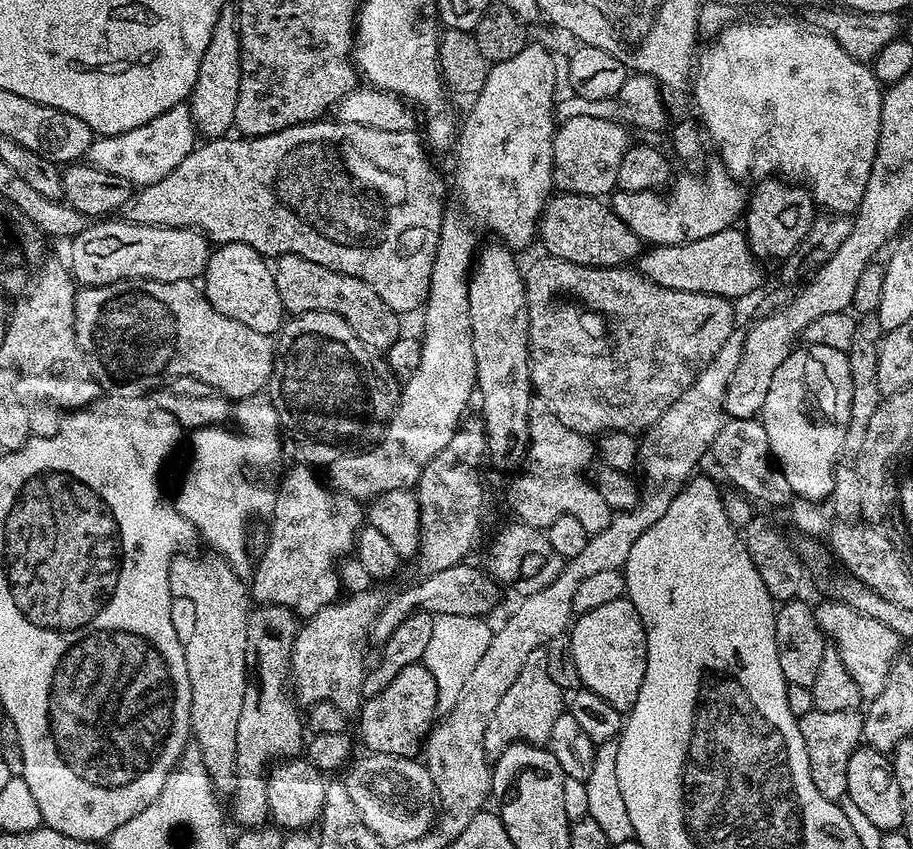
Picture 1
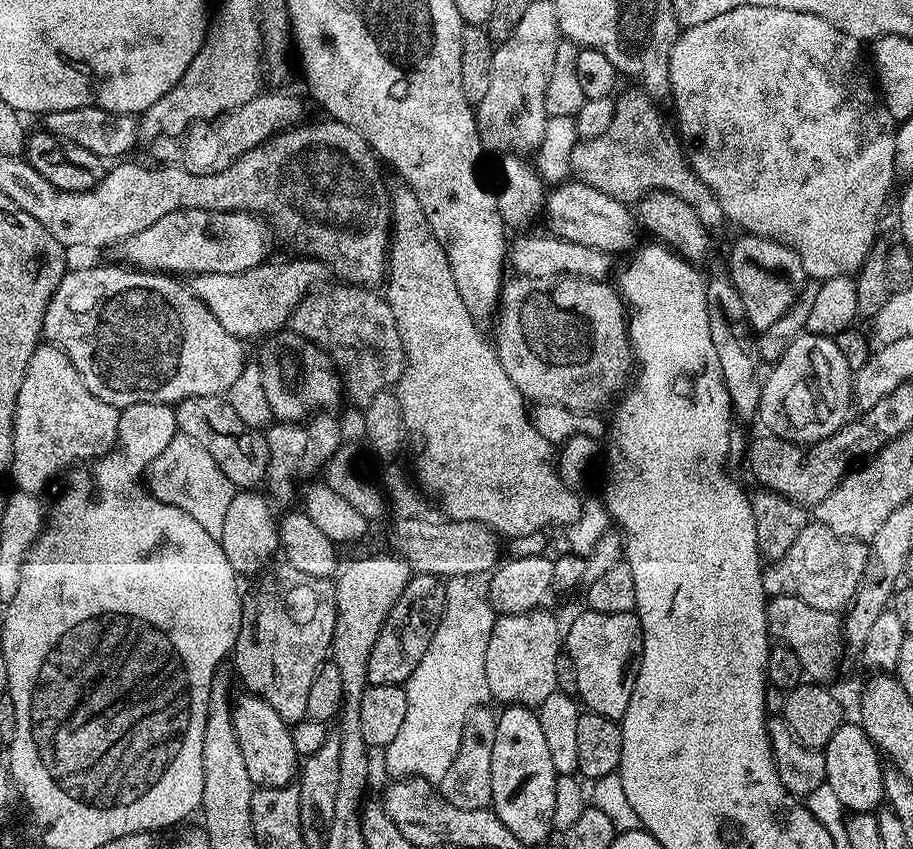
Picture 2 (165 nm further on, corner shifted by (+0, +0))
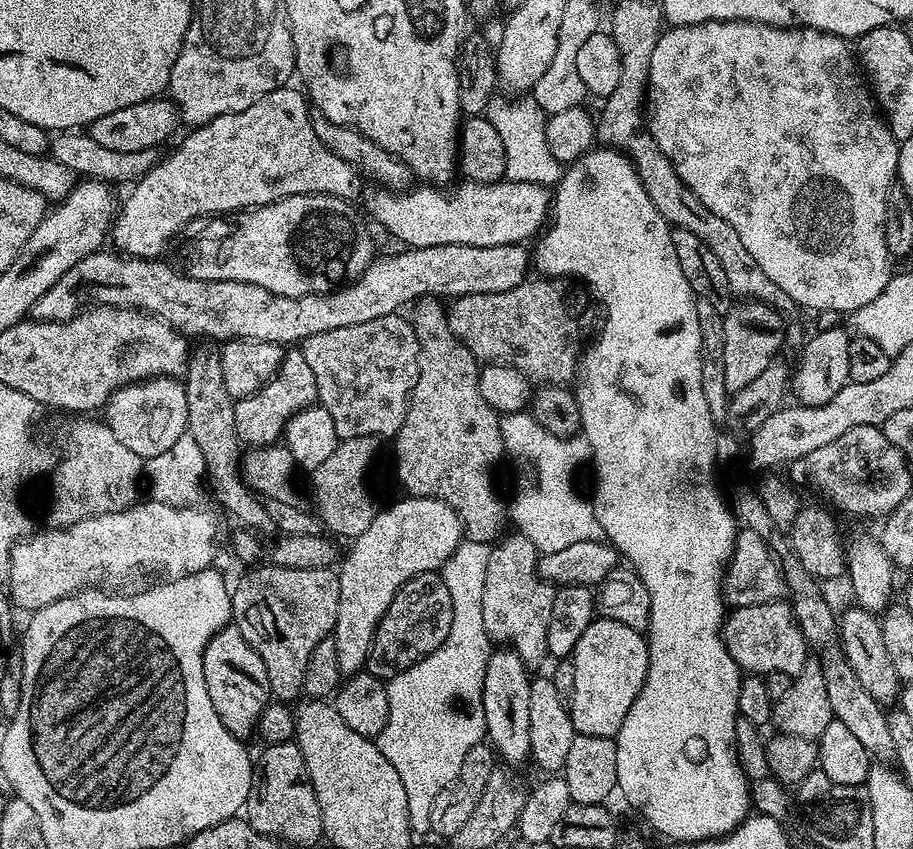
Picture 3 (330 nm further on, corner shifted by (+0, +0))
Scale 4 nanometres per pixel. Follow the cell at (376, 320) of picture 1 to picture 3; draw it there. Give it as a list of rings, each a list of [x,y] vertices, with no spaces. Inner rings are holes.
[[[393,314],[373,318],[370,322],[358,322],[358,326],[338,326],[338,330],[326,330],[326,334],[314,334],[302,342],[302,351],[314,370],[314,382],[318,382],[316,399],[319,407],[330,410],[334,418],[334,430],[340,440],[359,436],[377,438],[395,437],[408,413],[408,401],[412,387],[420,373],[420,340],[412,329],[411,319]]]

